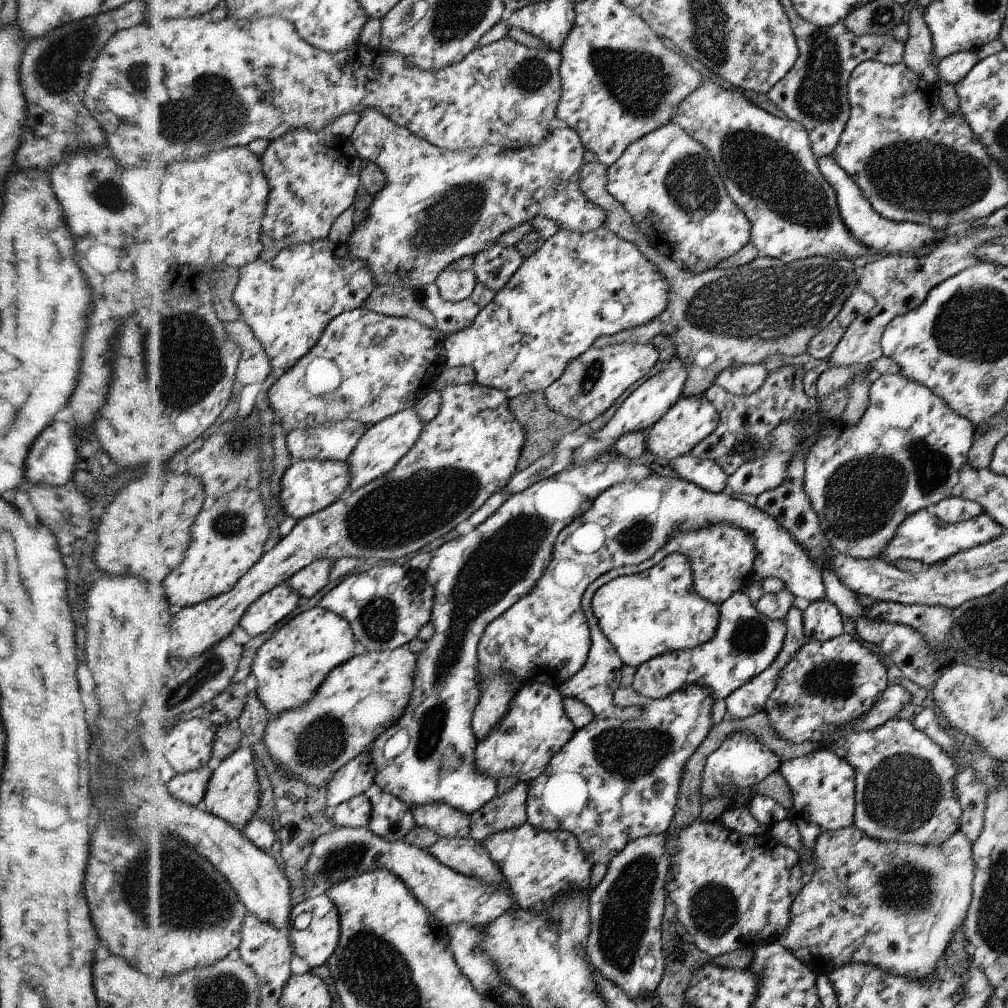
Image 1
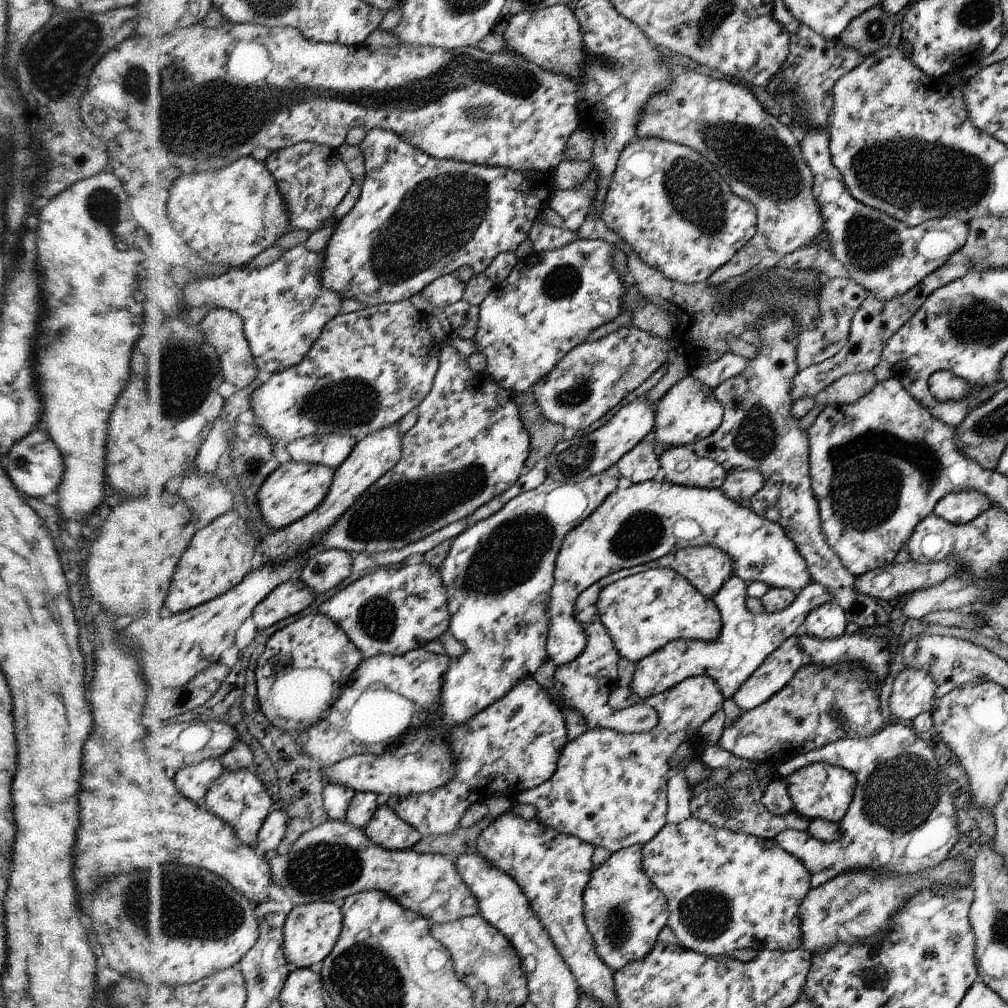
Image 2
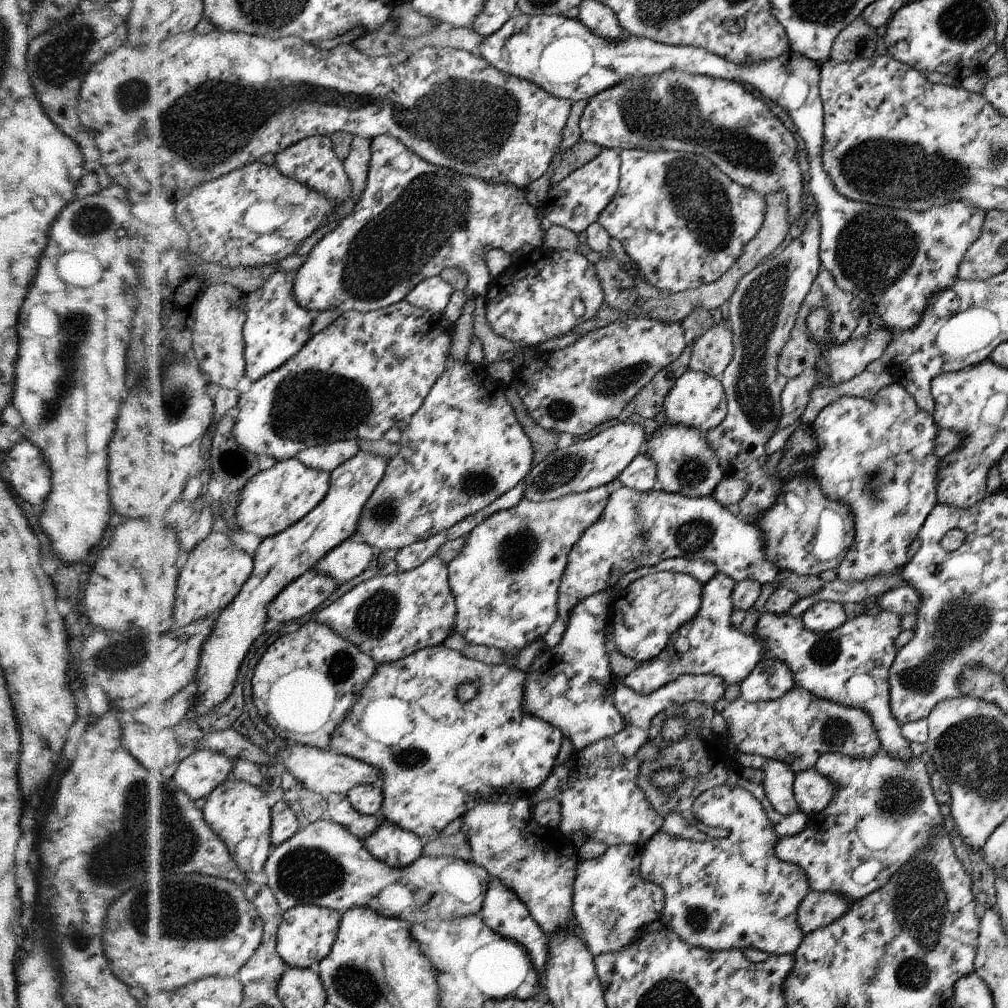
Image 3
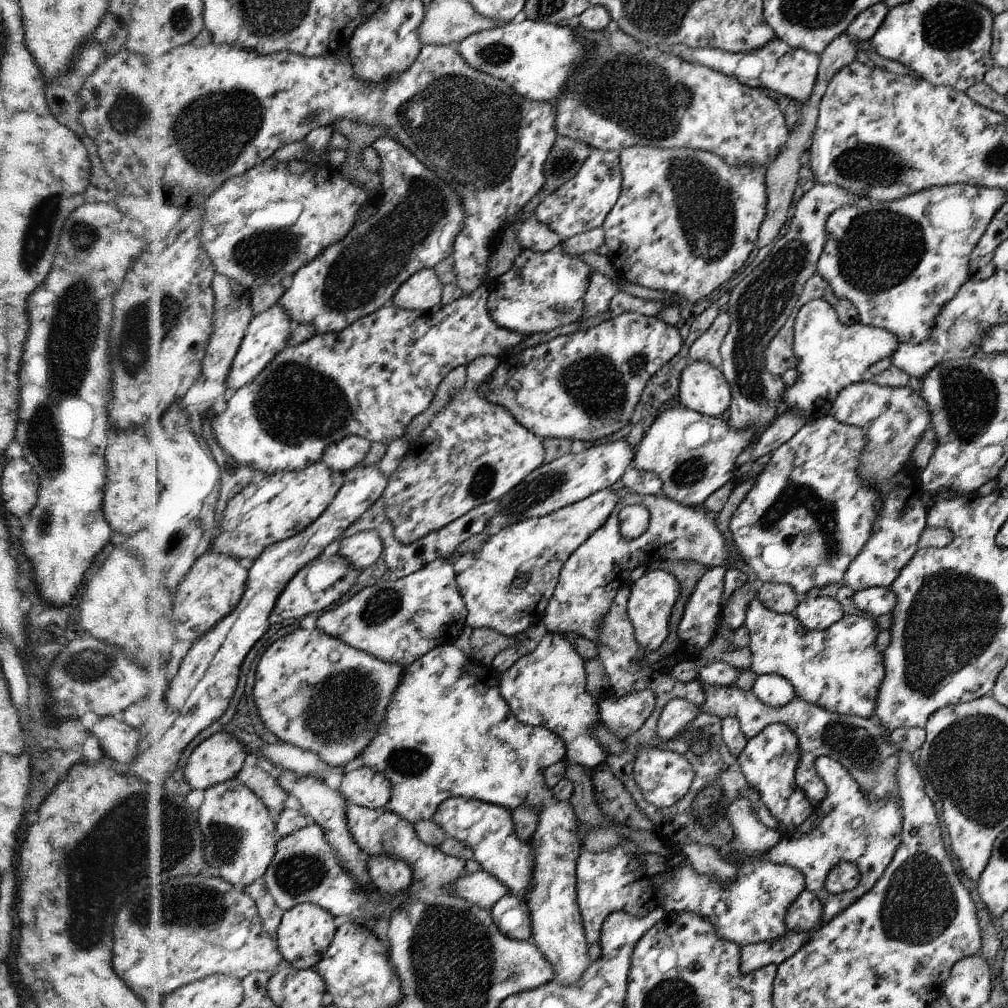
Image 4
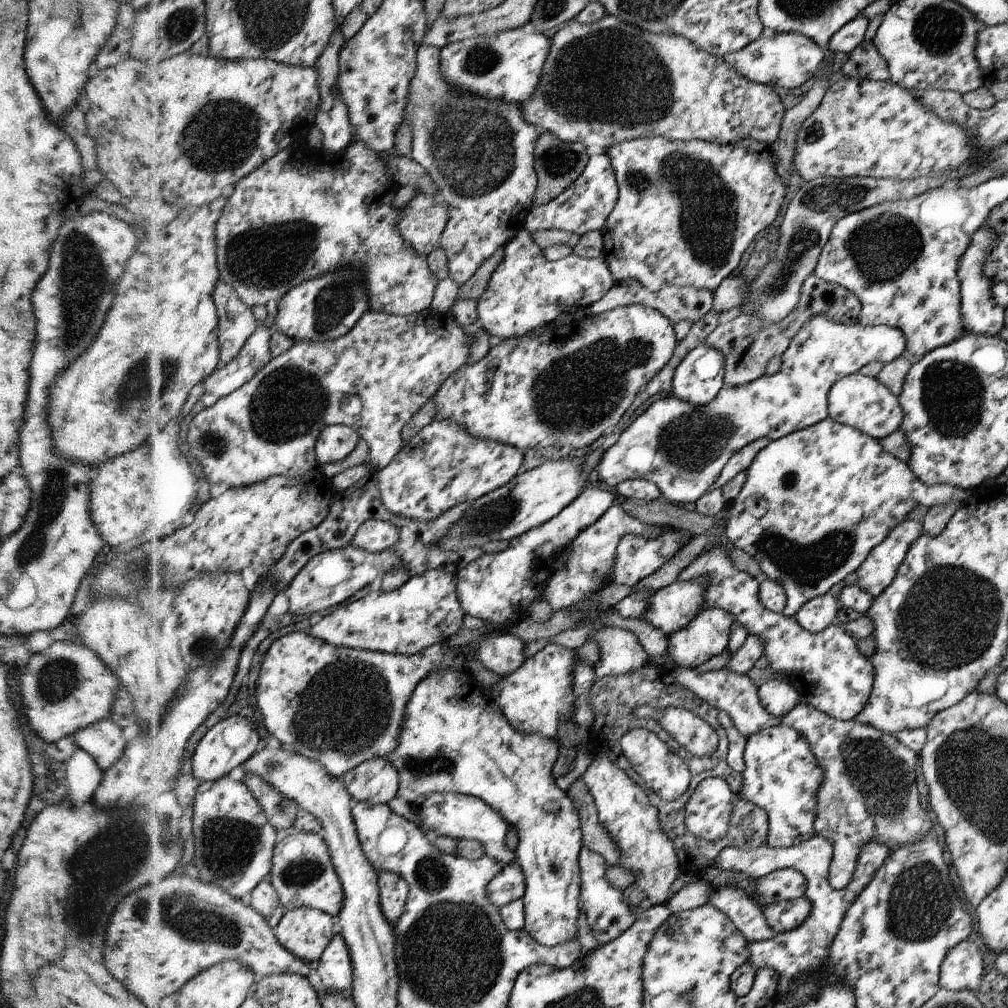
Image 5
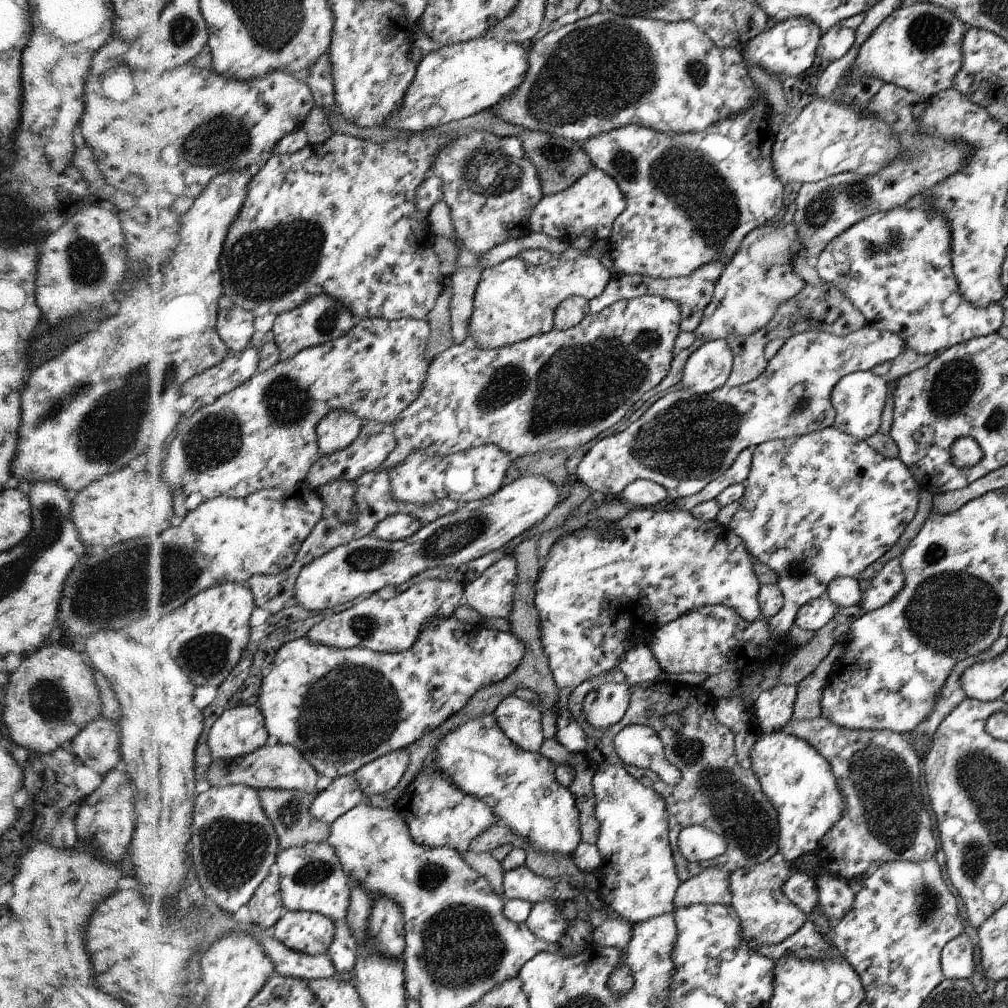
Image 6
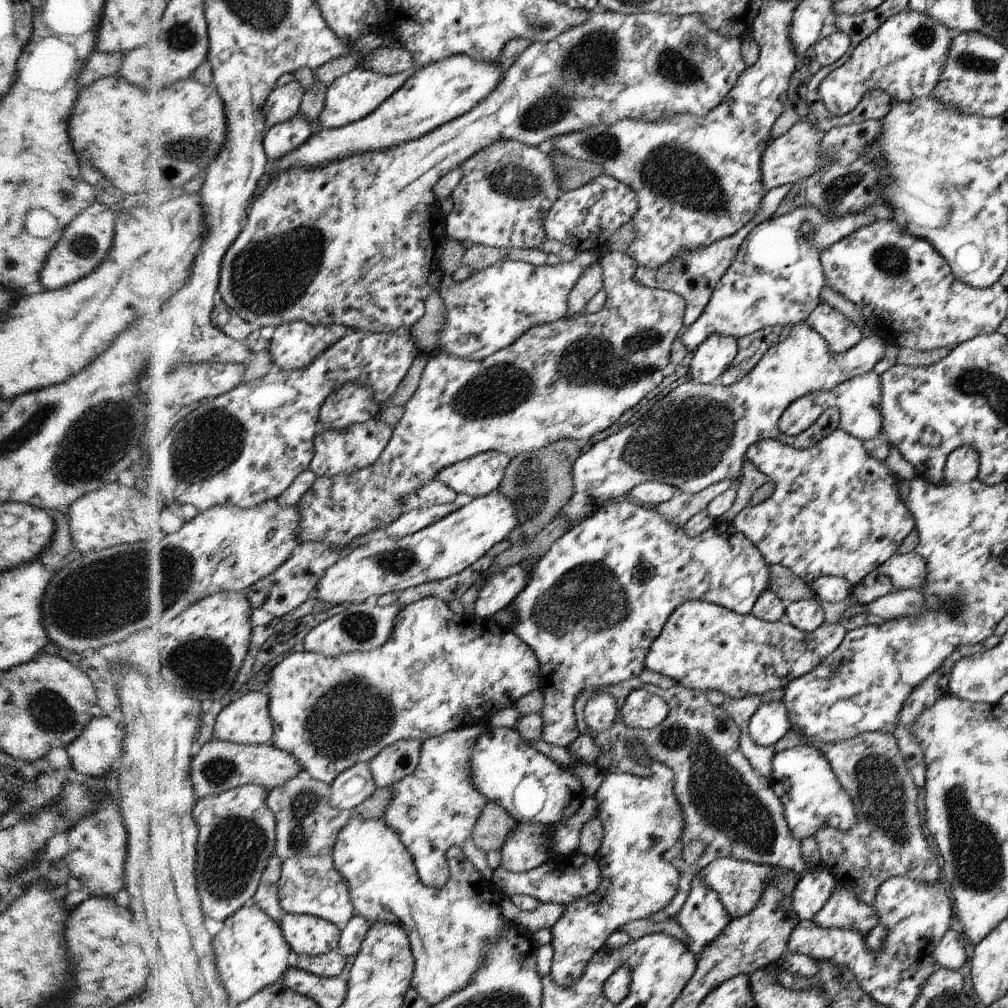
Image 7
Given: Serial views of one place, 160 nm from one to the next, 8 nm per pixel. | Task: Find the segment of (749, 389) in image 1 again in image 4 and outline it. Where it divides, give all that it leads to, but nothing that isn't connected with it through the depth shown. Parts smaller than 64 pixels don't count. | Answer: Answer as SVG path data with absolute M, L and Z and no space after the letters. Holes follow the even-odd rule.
M726 311L720 312L710 325L710 328L692 343L689 348L690 360L707 360L720 367L720 363L723 361L720 347L730 325L730 315Z

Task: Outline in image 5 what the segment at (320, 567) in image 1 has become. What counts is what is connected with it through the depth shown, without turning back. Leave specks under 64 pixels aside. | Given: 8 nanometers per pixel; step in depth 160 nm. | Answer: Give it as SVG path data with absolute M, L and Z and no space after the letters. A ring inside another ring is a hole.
M384 520L366 521L354 538L353 544L367 551L382 552L398 544L399 526Z

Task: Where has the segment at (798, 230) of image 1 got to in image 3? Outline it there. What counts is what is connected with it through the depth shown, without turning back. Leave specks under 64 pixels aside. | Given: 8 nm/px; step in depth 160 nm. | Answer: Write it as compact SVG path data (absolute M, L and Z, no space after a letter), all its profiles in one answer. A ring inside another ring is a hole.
M665 70L659 75L640 75L626 77L621 80L621 83L602 90L601 93L595 94L587 100L587 104L580 116L579 128L581 138L585 141L593 142L600 145L603 149L622 148L622 149L646 149L649 151L682 151L683 153L692 153L705 156L710 159L710 162L724 171L734 182L743 187L751 188L752 190L760 192L762 196L766 196L769 192L783 190L787 194L787 211L789 226L796 220L801 220L800 213L803 212L800 206L800 196L802 196L802 176L800 176L800 168L798 168L798 158L796 158L796 140L795 136L790 134L790 131L784 126L784 123L773 113L773 110L768 107L768 104L756 98L754 94L750 93L740 82L729 81L726 79L719 79L699 74L682 73L677 70Z

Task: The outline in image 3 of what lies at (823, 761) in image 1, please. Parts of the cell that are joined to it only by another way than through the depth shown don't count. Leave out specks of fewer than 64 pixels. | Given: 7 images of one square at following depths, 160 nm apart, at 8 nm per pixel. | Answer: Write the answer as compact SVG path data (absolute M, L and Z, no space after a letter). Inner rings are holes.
M814 768L799 772L793 785L793 793L800 810L809 817L824 810L838 789L831 779L821 775Z

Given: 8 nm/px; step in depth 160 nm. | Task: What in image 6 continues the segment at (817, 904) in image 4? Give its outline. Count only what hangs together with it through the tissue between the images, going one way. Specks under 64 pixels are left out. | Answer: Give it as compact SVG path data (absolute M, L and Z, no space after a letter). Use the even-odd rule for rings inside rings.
M777 857L761 865L731 872L732 907L741 919L741 937L749 949L757 952L760 945L780 945L806 924L808 916L782 890L782 874L790 872L793 864Z

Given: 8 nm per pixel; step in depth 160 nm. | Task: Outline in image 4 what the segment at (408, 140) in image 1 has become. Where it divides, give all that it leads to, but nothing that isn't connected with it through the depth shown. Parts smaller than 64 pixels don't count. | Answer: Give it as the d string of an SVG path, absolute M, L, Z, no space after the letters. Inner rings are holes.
M382 136L373 146L380 151L383 160L380 172L383 189L376 202L378 212L366 222L357 224L357 228L344 241L326 249L316 261L300 269L294 276L292 286L277 303L287 310L296 323L314 325L318 335L341 333L361 318L391 305L400 286L414 273L434 268L443 258L451 256L454 241L465 225L465 211L456 194L458 190L431 171L397 138ZM535 215L522 223L517 237L522 250L548 252L561 244L561 235L542 224Z

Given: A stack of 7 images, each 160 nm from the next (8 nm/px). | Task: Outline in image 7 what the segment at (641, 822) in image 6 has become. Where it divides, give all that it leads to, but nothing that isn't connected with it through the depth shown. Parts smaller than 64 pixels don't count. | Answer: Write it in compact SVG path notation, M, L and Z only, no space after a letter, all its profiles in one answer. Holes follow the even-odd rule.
M654 764L654 770L648 778L632 776L632 774L612 773L596 792L598 802L598 815L603 828L602 845L593 857L601 866L601 886L589 898L574 900L566 906L562 916L553 931L553 978L558 986L572 986L576 980L584 974L586 964L594 953L600 950L606 943L610 934L619 931L620 926L639 919L649 919L656 912L670 906L670 902L677 897L678 890L671 885L674 879L675 869L666 861L666 852L680 840L685 826L685 818L681 810L681 804L673 789L673 774L668 774L666 766Z

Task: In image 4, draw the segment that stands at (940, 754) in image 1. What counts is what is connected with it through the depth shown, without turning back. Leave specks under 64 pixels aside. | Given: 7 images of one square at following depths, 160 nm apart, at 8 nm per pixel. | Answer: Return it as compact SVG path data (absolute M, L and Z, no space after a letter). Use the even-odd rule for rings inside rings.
M822 755L816 758L818 774L828 786L828 794L820 806L813 807L813 814L796 829L790 828L787 834L783 834L781 841L770 850L768 859L777 865L788 865L796 868L805 875L805 885L820 899L824 907L820 926L814 930L821 930L822 926L828 925L830 921L842 914L853 902L864 897L874 885L880 880L882 873L888 868L890 861L896 856L901 844L901 832L904 828L904 812L898 802L896 795L881 801L871 803L861 791L861 787L853 779L852 775L841 765L841 762L832 757ZM842 861L850 861L857 864L860 880L852 889L846 892L832 894L825 889L825 882L835 866Z

